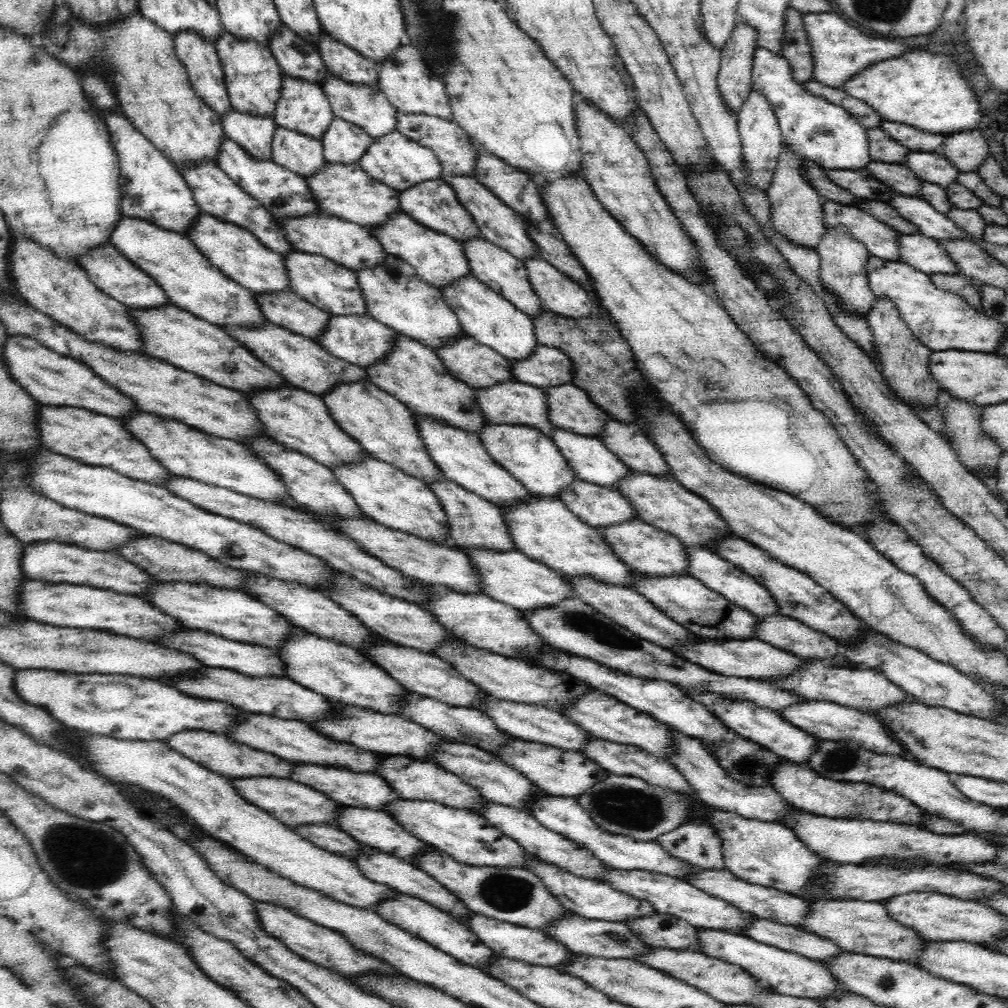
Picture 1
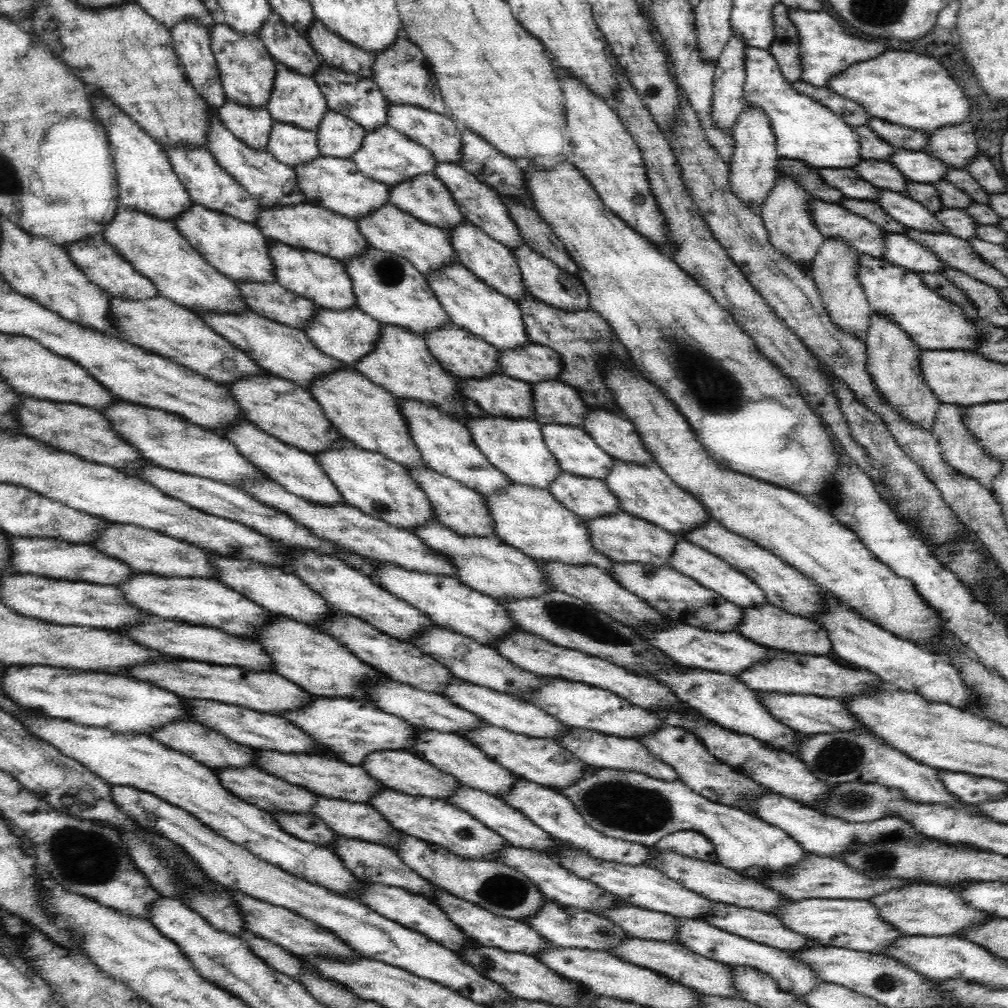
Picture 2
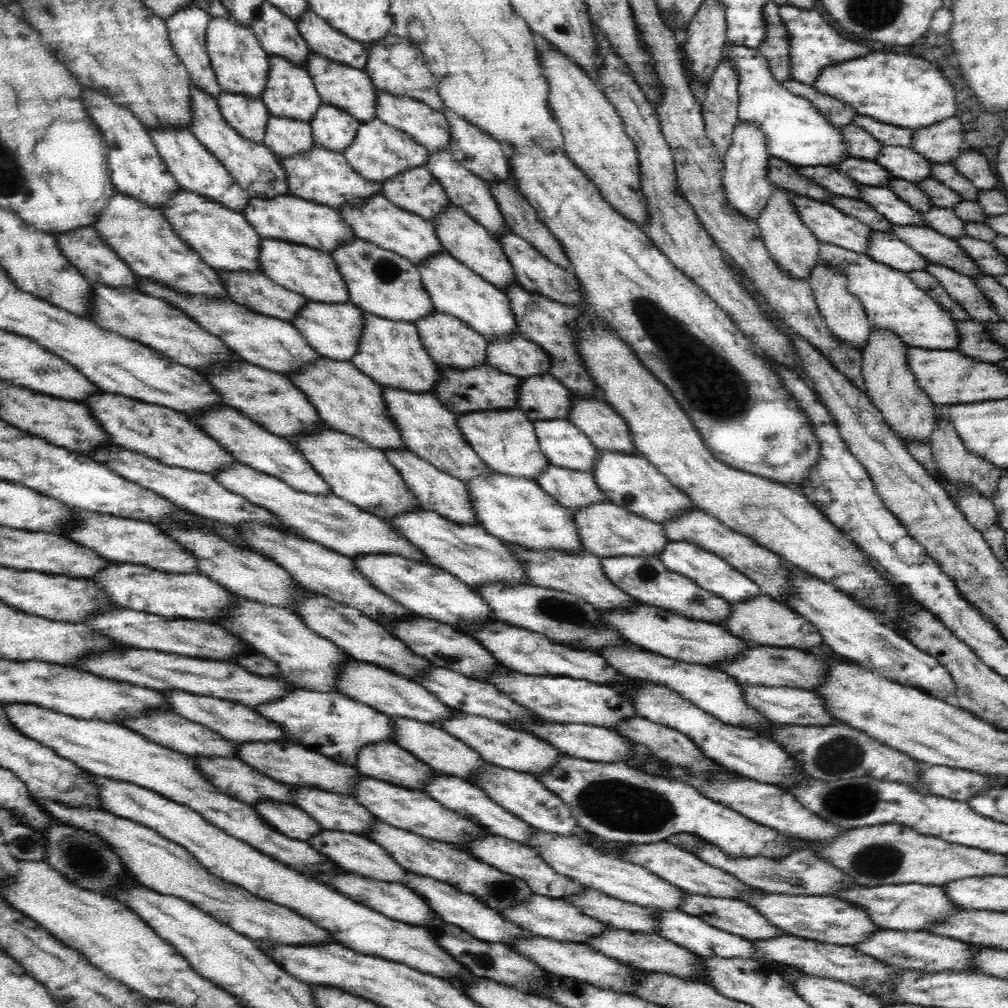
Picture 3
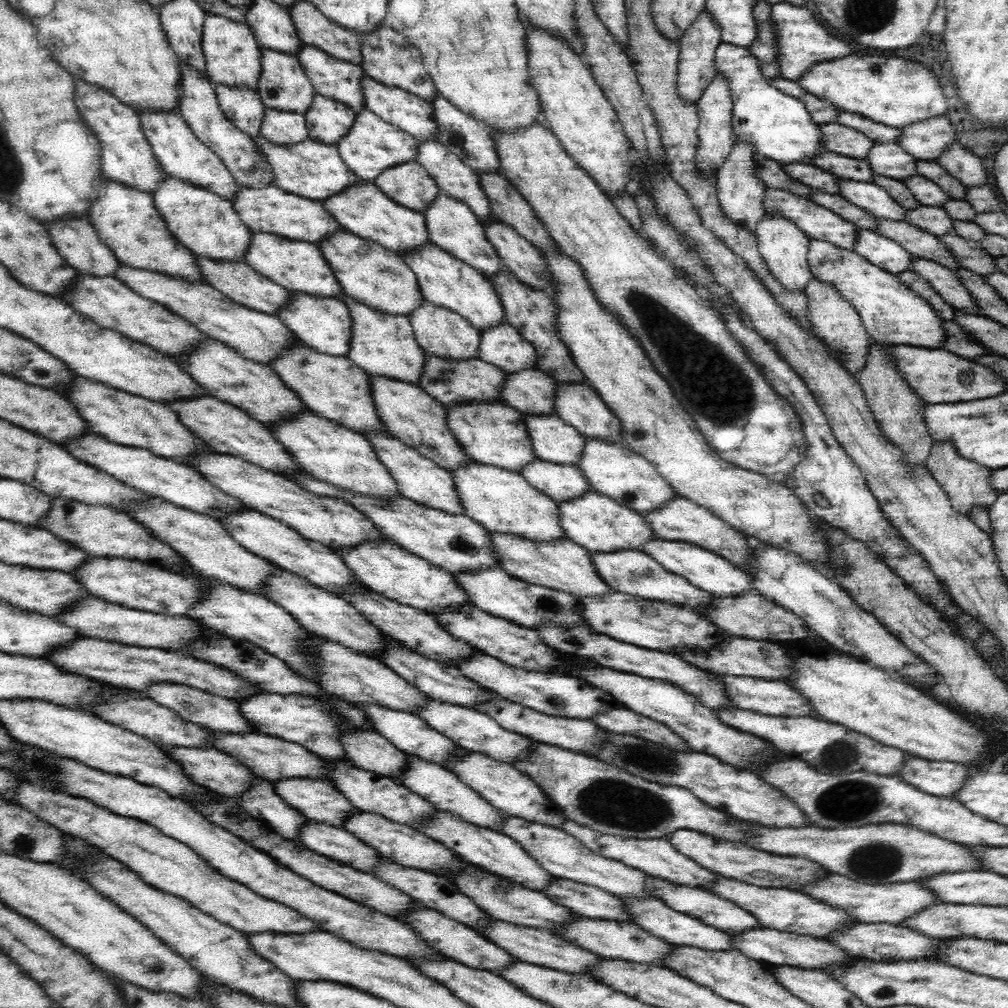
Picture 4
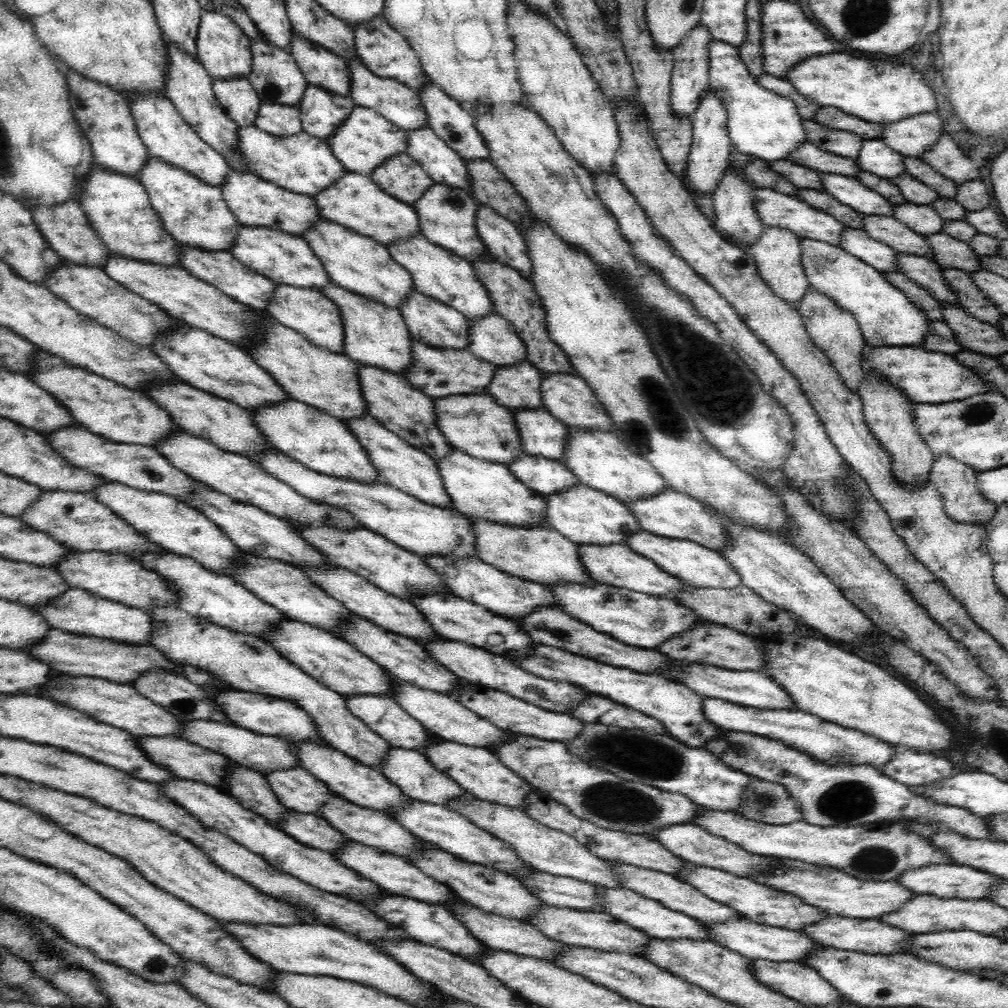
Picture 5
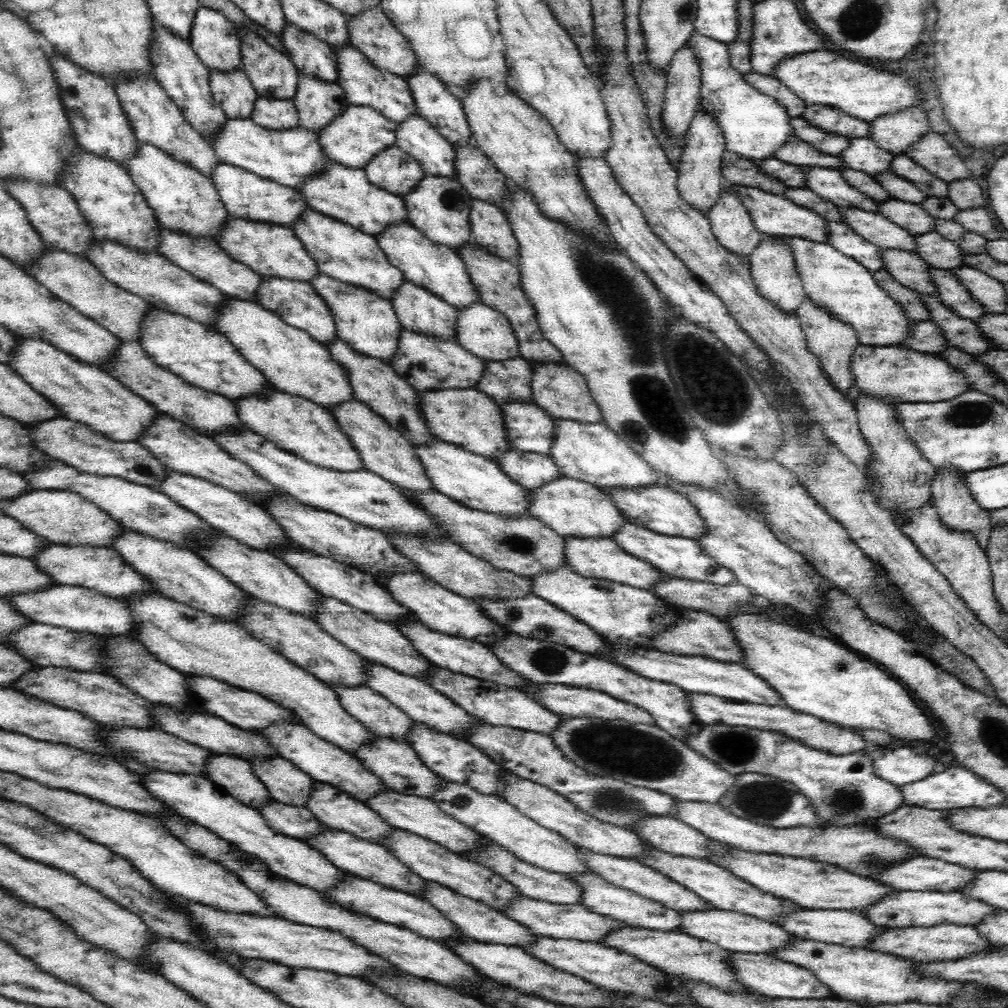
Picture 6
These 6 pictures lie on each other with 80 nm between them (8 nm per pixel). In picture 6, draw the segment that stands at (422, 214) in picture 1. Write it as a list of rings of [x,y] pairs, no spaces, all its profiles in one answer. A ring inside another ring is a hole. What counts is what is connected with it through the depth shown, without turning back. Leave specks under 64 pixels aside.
[[[387,147],[364,167],[368,180],[404,197],[425,177],[421,164],[400,147]]]

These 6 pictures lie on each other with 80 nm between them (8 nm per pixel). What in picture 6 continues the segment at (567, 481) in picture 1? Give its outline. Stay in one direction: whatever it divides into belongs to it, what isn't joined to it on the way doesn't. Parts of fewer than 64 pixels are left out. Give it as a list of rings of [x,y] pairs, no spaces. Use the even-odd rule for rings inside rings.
[[[478,389],[423,391],[418,408],[425,426],[441,441],[463,447],[477,455],[492,459],[505,451],[512,451],[505,436],[505,423],[501,408],[492,397]]]

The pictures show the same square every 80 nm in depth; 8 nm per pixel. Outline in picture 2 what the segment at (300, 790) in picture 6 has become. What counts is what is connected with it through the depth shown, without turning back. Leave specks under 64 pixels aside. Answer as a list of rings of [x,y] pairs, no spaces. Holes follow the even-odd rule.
[[[320,797],[316,805],[313,806],[313,812],[315,812],[315,815],[321,818],[334,833],[340,834],[342,837],[347,836],[347,838],[384,845],[394,850],[396,854],[399,851],[399,844],[405,835],[392,827],[392,824],[388,823],[388,819],[384,818],[384,815],[380,814],[380,811],[374,809],[369,804],[356,804]]]

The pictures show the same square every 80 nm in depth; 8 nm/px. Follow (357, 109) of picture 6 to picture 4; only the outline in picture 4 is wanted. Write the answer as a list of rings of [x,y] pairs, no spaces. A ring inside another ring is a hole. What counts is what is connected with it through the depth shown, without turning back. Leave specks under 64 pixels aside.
[[[367,108],[357,115],[350,132],[339,140],[338,152],[346,166],[363,181],[375,182],[385,170],[417,160],[418,141],[398,126],[384,122]]]

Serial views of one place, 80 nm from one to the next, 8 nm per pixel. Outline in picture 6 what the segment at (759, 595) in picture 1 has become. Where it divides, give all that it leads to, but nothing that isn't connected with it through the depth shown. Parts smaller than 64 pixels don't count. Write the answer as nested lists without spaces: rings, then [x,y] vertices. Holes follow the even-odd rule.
[[[628,522],[614,531],[612,539],[626,553],[641,561],[648,562],[648,565],[656,567],[666,576],[683,578],[690,581],[708,582],[716,586],[728,586],[734,582],[735,574],[729,568],[721,566],[720,562],[717,562],[714,558],[709,557],[709,554],[699,545],[698,540],[656,534],[651,530],[637,527],[635,524]]]

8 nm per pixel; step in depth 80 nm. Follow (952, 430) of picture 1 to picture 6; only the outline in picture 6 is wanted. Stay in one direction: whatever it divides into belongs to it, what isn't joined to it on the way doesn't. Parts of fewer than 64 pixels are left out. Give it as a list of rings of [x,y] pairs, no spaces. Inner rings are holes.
[[[948,465],[946,468],[936,469],[935,477],[931,484],[931,505],[937,510],[937,516],[953,532],[970,533],[977,540],[977,544],[982,549],[986,549],[988,543],[988,534],[991,533],[992,524],[990,524],[990,510],[984,510],[976,501],[973,500],[972,493],[965,488],[965,478],[968,472],[962,472],[960,469]]]

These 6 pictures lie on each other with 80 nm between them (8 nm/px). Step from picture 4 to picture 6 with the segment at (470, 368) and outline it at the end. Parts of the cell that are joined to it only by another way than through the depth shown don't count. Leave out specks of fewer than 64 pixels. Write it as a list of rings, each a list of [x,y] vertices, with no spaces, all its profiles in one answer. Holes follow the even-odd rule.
[[[408,331],[398,335],[396,360],[391,367],[416,391],[474,390],[484,374],[486,362],[468,353],[456,342]]]

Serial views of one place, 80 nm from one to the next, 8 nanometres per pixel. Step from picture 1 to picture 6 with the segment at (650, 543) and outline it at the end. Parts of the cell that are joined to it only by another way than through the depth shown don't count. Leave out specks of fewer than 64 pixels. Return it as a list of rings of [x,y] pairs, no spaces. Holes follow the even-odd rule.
[[[568,477],[553,479],[543,487],[529,491],[529,514],[564,538],[571,536],[612,539],[614,531],[627,522],[624,513],[617,508],[603,489],[582,482],[580,479]]]

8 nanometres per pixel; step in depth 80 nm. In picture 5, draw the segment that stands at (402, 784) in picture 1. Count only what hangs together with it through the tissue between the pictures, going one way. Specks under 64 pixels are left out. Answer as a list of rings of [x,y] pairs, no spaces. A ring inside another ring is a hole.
[[[154,607],[148,611],[153,614],[157,626],[150,645],[163,656],[167,656],[171,662],[198,666],[231,684],[238,691],[291,700],[313,718],[317,734],[333,748],[373,770],[380,771],[384,766],[392,749],[391,744],[356,718],[348,710],[348,705],[340,694],[324,687],[312,675],[306,674],[300,667],[284,658],[270,644],[260,641],[258,637],[208,623],[200,616],[186,613],[181,607]]]

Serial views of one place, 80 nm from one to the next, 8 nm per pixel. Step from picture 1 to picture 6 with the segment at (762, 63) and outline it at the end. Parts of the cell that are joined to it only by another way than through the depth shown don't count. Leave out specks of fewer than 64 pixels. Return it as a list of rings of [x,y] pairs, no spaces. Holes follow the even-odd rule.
[[[697,32],[690,35],[686,44],[693,49],[701,68],[701,101],[698,109],[713,115],[713,120],[720,125],[728,151],[761,162],[772,158],[782,145],[797,136],[786,107],[775,98],[760,93],[746,81],[744,74],[730,64],[727,44]]]

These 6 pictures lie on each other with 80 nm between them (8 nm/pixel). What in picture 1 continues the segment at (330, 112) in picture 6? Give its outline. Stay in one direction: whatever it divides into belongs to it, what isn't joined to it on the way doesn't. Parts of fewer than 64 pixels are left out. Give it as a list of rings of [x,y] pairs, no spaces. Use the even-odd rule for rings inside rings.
[[[334,117],[321,141],[327,162],[350,166],[359,162],[373,140],[360,126]]]

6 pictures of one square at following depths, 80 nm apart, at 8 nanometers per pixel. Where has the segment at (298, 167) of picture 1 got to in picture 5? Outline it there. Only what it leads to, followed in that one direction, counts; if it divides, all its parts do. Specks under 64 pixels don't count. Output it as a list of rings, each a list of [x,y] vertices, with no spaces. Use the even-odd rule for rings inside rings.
[[[262,103],[257,112],[255,126],[270,135],[282,138],[304,131],[300,109],[280,103]]]

